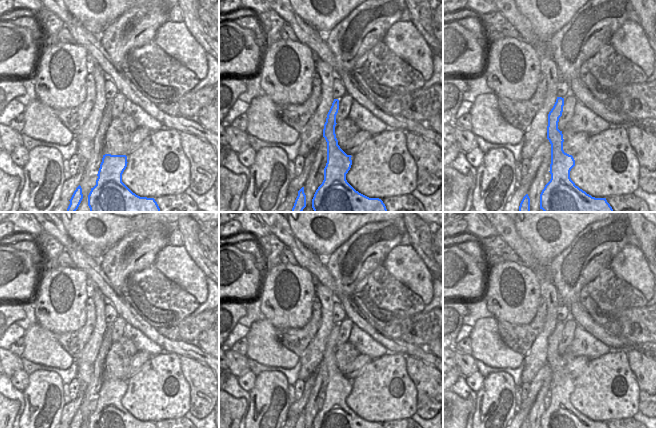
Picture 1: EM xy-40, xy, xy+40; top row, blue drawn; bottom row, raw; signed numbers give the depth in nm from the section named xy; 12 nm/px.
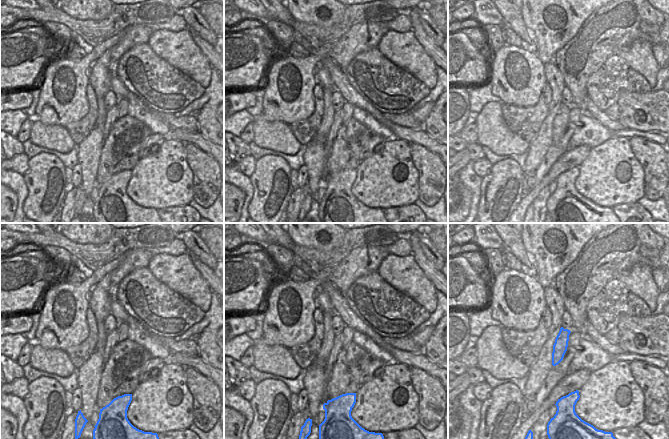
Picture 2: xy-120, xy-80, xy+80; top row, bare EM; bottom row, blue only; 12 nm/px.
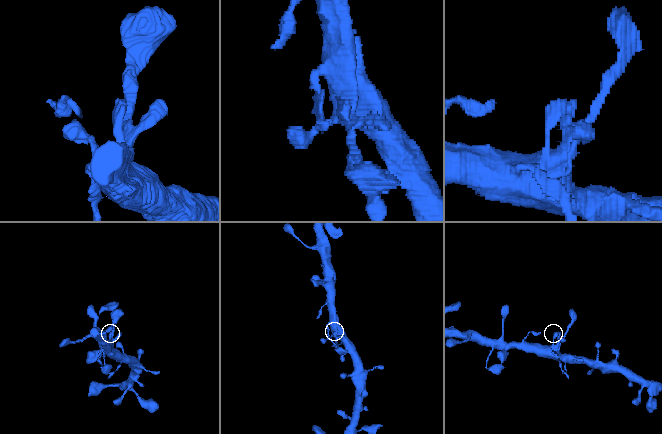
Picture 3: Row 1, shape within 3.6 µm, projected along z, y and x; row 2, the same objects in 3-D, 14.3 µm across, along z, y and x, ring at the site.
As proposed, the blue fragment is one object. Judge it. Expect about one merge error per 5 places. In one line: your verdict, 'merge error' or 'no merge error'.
no merge error

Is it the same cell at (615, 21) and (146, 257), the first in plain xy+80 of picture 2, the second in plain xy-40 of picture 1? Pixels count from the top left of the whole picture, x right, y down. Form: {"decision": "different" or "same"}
{"decision": "same"}

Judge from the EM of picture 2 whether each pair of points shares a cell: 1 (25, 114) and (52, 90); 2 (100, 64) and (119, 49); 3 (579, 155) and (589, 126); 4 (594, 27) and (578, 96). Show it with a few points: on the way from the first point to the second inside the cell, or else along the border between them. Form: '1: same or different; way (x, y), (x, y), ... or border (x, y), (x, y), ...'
1: different; border (39, 86), (39, 102), (36, 107), (35, 117)
2: different; border (109, 49), (111, 59)
3: different; border (590, 147), (587, 145), (577, 145), (570, 148)
4: same; way (593, 44), (587, 51), (587, 60), (579, 79)

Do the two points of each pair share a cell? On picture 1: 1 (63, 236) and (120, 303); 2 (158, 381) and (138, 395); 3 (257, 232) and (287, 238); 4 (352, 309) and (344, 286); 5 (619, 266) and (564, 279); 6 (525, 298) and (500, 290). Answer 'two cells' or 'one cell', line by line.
1: one cell
2: one cell
3: two cells
4: two cells
5: two cells
6: one cell

